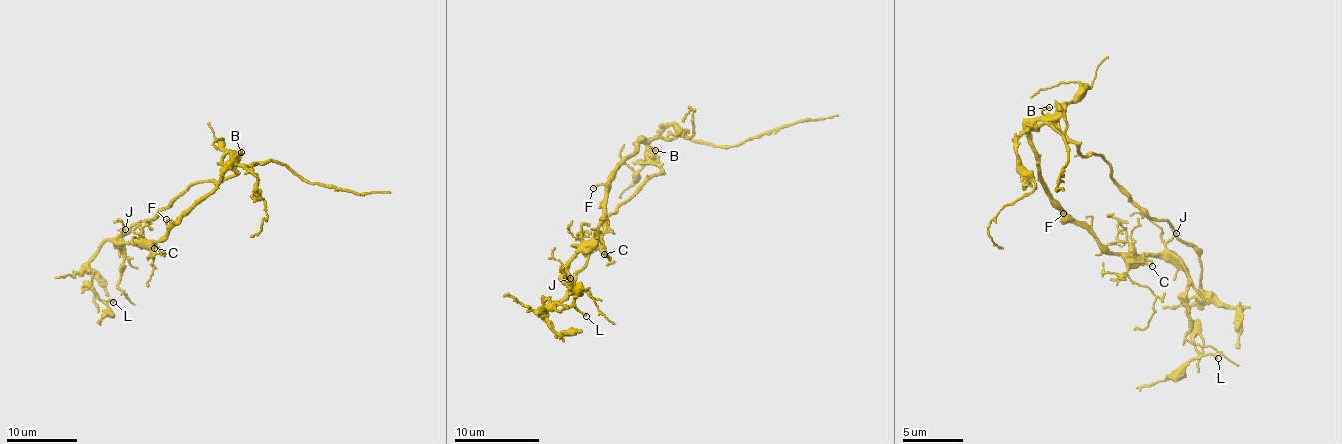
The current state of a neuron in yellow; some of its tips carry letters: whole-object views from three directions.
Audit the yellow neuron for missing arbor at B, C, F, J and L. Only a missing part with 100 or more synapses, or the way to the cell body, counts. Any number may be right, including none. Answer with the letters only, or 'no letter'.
B

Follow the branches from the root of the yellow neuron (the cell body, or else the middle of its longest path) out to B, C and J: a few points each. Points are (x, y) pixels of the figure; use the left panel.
B: (234, 171), (231, 166), (232, 158), (241, 152)
C: (234, 171), (231, 161), (220, 183), (177, 219), (168, 232), (152, 241), (154, 248)
J: (234, 171), (231, 161), (221, 181), (157, 240), (124, 242), (121, 235), (125, 229)

